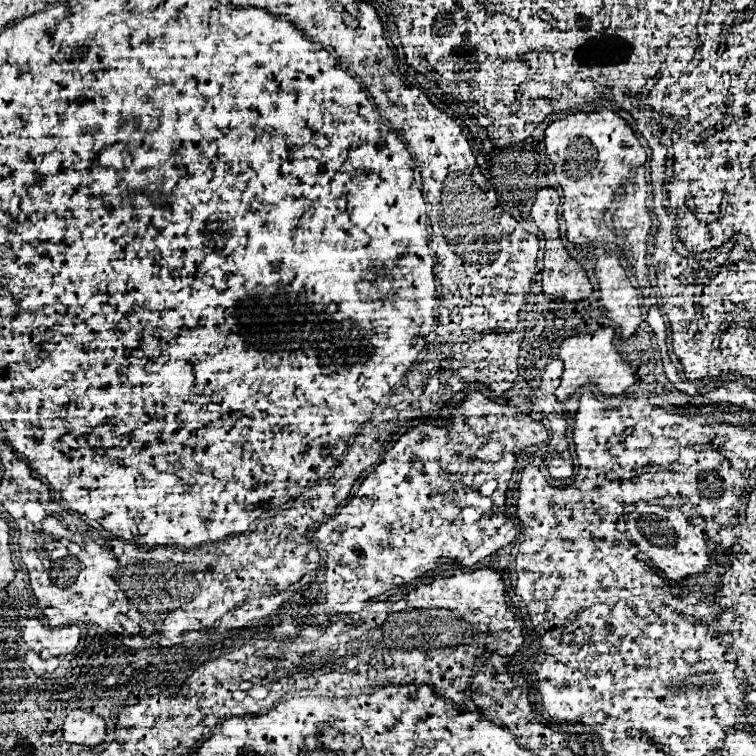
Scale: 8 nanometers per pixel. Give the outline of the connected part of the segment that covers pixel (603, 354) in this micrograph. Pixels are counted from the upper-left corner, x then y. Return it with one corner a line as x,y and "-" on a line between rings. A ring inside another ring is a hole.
602,328
594,334
578,334
562,342
558,358
564,362
564,374
562,374
562,384
556,390
556,398
560,402
568,400
578,388
588,384
594,384
604,396
620,396
634,384
634,372
616,352
612,338
614,338
614,330

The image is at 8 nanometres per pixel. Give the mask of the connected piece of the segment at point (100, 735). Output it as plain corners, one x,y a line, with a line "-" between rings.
94,712
68,714
64,720
64,740
70,744
82,744
82,746
98,746
106,738
106,724
100,716

